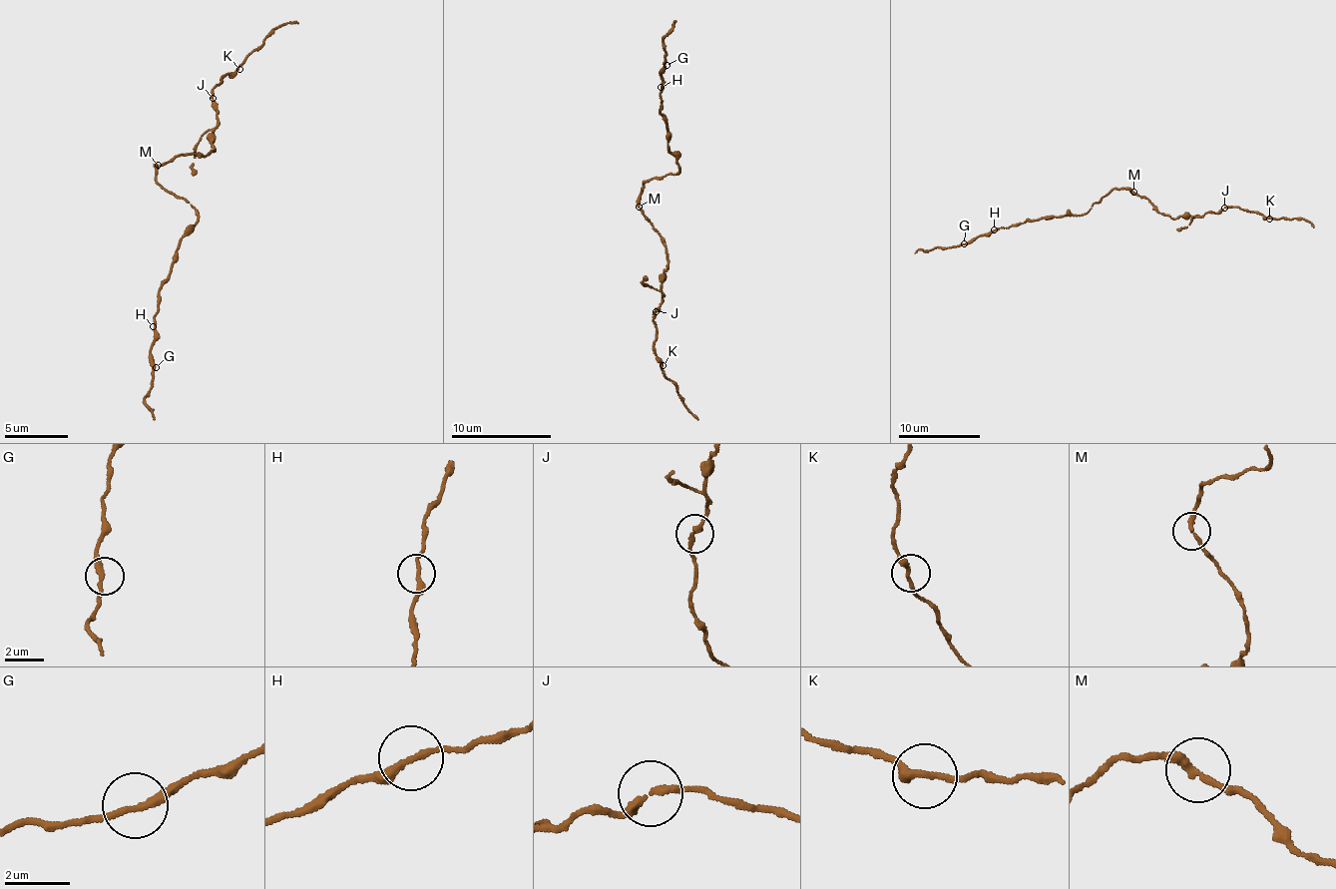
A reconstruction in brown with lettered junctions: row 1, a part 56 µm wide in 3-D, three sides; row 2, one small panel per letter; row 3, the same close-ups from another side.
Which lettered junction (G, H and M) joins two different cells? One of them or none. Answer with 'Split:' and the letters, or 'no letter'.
Split: no letter

